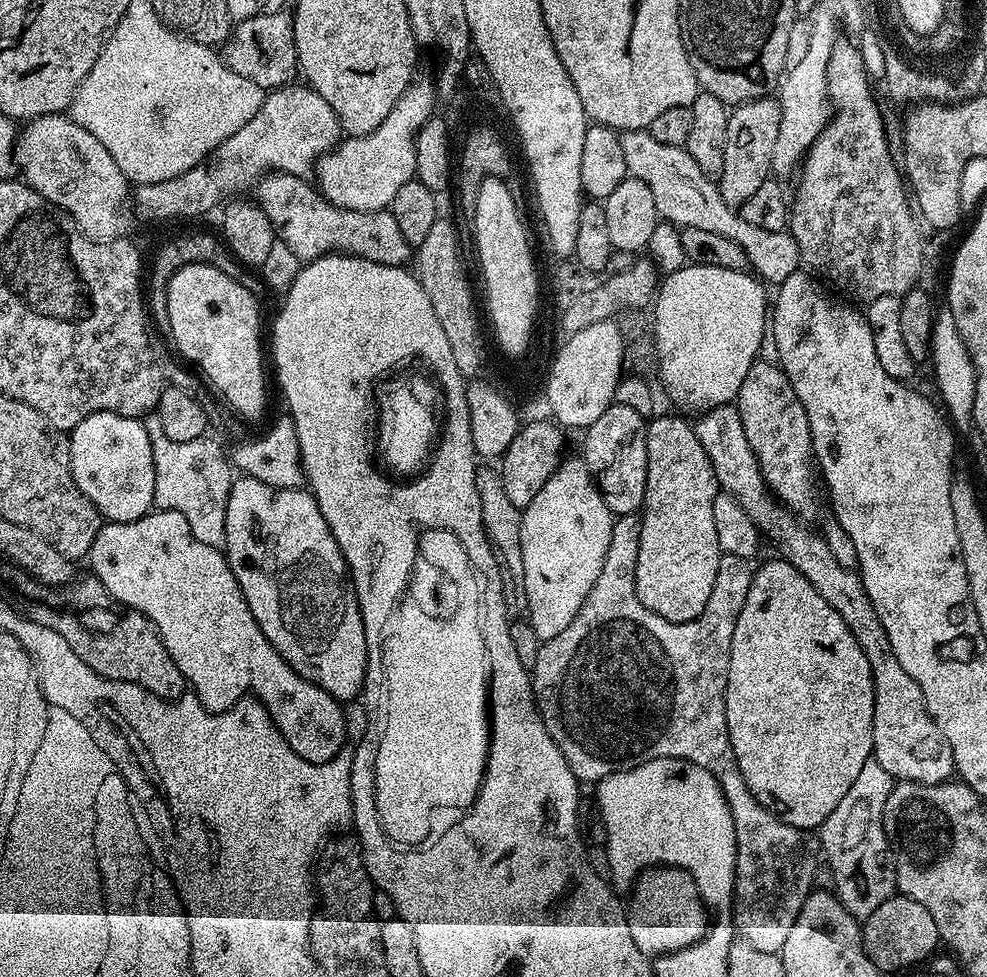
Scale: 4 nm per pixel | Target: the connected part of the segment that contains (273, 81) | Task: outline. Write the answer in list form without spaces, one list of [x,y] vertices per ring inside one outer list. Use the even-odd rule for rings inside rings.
[[[287,11],[276,14],[255,13],[254,17],[237,23],[232,29],[227,44],[222,48],[222,59],[234,74],[242,74],[242,78],[250,78],[259,88],[271,90],[285,87],[288,80],[298,72],[296,47],[294,46],[292,17]],[[256,47],[258,56],[256,60]]]

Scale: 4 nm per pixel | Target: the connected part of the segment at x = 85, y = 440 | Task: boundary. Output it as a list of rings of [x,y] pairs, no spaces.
[[[116,412],[90,414],[70,433],[72,477],[105,521],[134,522],[153,511],[154,454],[143,423]]]

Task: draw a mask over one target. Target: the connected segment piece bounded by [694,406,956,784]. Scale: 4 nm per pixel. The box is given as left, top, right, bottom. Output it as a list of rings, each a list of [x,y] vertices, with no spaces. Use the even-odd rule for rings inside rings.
[[[735,407],[712,408],[697,420],[700,421],[695,421],[694,427],[698,442],[702,442],[702,450],[706,450],[706,458],[710,458],[714,466],[717,485],[735,496],[742,510],[750,514],[761,533],[776,543],[780,551],[777,553],[789,560],[812,583],[814,590],[818,590],[818,594],[822,594],[822,598],[826,598],[826,602],[830,602],[830,606],[842,614],[842,622],[846,622],[846,626],[850,626],[850,634],[858,638],[858,646],[862,646],[866,662],[870,662],[874,678],[874,759],[882,766],[882,770],[886,770],[886,774],[897,781],[949,783],[956,772],[950,742],[946,742],[942,730],[938,730],[934,718],[930,718],[922,690],[918,690],[918,682],[914,682],[914,678],[902,670],[894,654],[894,646],[890,646],[890,638],[886,638],[886,630],[866,594],[859,571],[842,566],[842,562],[834,558],[823,535],[819,531],[811,532],[804,525],[807,523],[797,519],[772,495],[760,473],[758,458],[754,458],[754,450],[750,450],[750,442],[746,442],[746,432],[742,430],[742,422]]]

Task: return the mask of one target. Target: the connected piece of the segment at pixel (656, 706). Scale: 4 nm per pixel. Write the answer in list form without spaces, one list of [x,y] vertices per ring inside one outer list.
[[[639,515],[618,516],[613,519],[612,529],[610,530],[610,547],[606,550],[606,562],[602,562],[602,574],[598,574],[598,582],[594,582],[594,587],[590,589],[586,602],[582,602],[582,610],[578,610],[574,622],[570,622],[570,626],[566,626],[566,630],[562,630],[562,634],[545,640],[539,645],[537,664],[530,671],[532,696],[536,700],[536,711],[542,718],[550,738],[554,738],[558,750],[562,750],[562,754],[566,758],[570,770],[575,774],[577,781],[592,780],[591,782],[599,782],[610,774],[637,768],[640,764],[650,762],[654,758],[678,758],[702,766],[702,770],[714,774],[718,786],[722,786],[722,794],[728,799],[730,814],[734,818],[734,834],[736,835],[736,875],[734,883],[736,885],[732,888],[732,912],[730,912],[730,916],[734,921],[736,935],[739,939],[750,942],[750,946],[754,946],[754,950],[762,950],[765,954],[778,954],[782,950],[782,946],[786,946],[786,937],[789,936],[794,922],[798,922],[802,902],[806,902],[806,898],[814,891],[818,853],[821,851],[821,847],[819,839],[809,829],[795,828],[786,822],[782,822],[770,810],[766,810],[766,806],[762,806],[762,802],[758,802],[758,798],[754,798],[754,794],[750,794],[750,790],[738,770],[734,750],[730,746],[730,734],[726,726],[724,691],[728,681],[730,646],[734,638],[734,626],[738,622],[738,614],[742,614],[742,606],[746,602],[746,593],[750,590],[750,582],[754,571],[753,565],[737,556],[721,555],[718,578],[714,578],[714,590],[710,590],[710,602],[706,602],[702,614],[698,614],[698,618],[694,618],[690,622],[670,622],[666,618],[654,614],[654,610],[646,610],[646,606],[642,606],[642,602],[638,602],[636,567],[638,566],[639,541]]]

